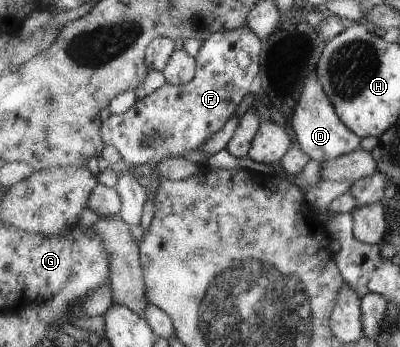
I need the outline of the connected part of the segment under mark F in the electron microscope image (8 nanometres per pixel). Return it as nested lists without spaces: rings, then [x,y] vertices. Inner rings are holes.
[[[248,26],[213,33],[196,57],[196,77],[182,85],[165,83],[124,113],[110,115],[101,129],[105,144],[114,146],[122,159],[134,166],[152,161],[156,166],[164,158],[201,149],[236,115],[242,99],[253,91],[250,85],[261,73],[262,50],[263,39]]]

